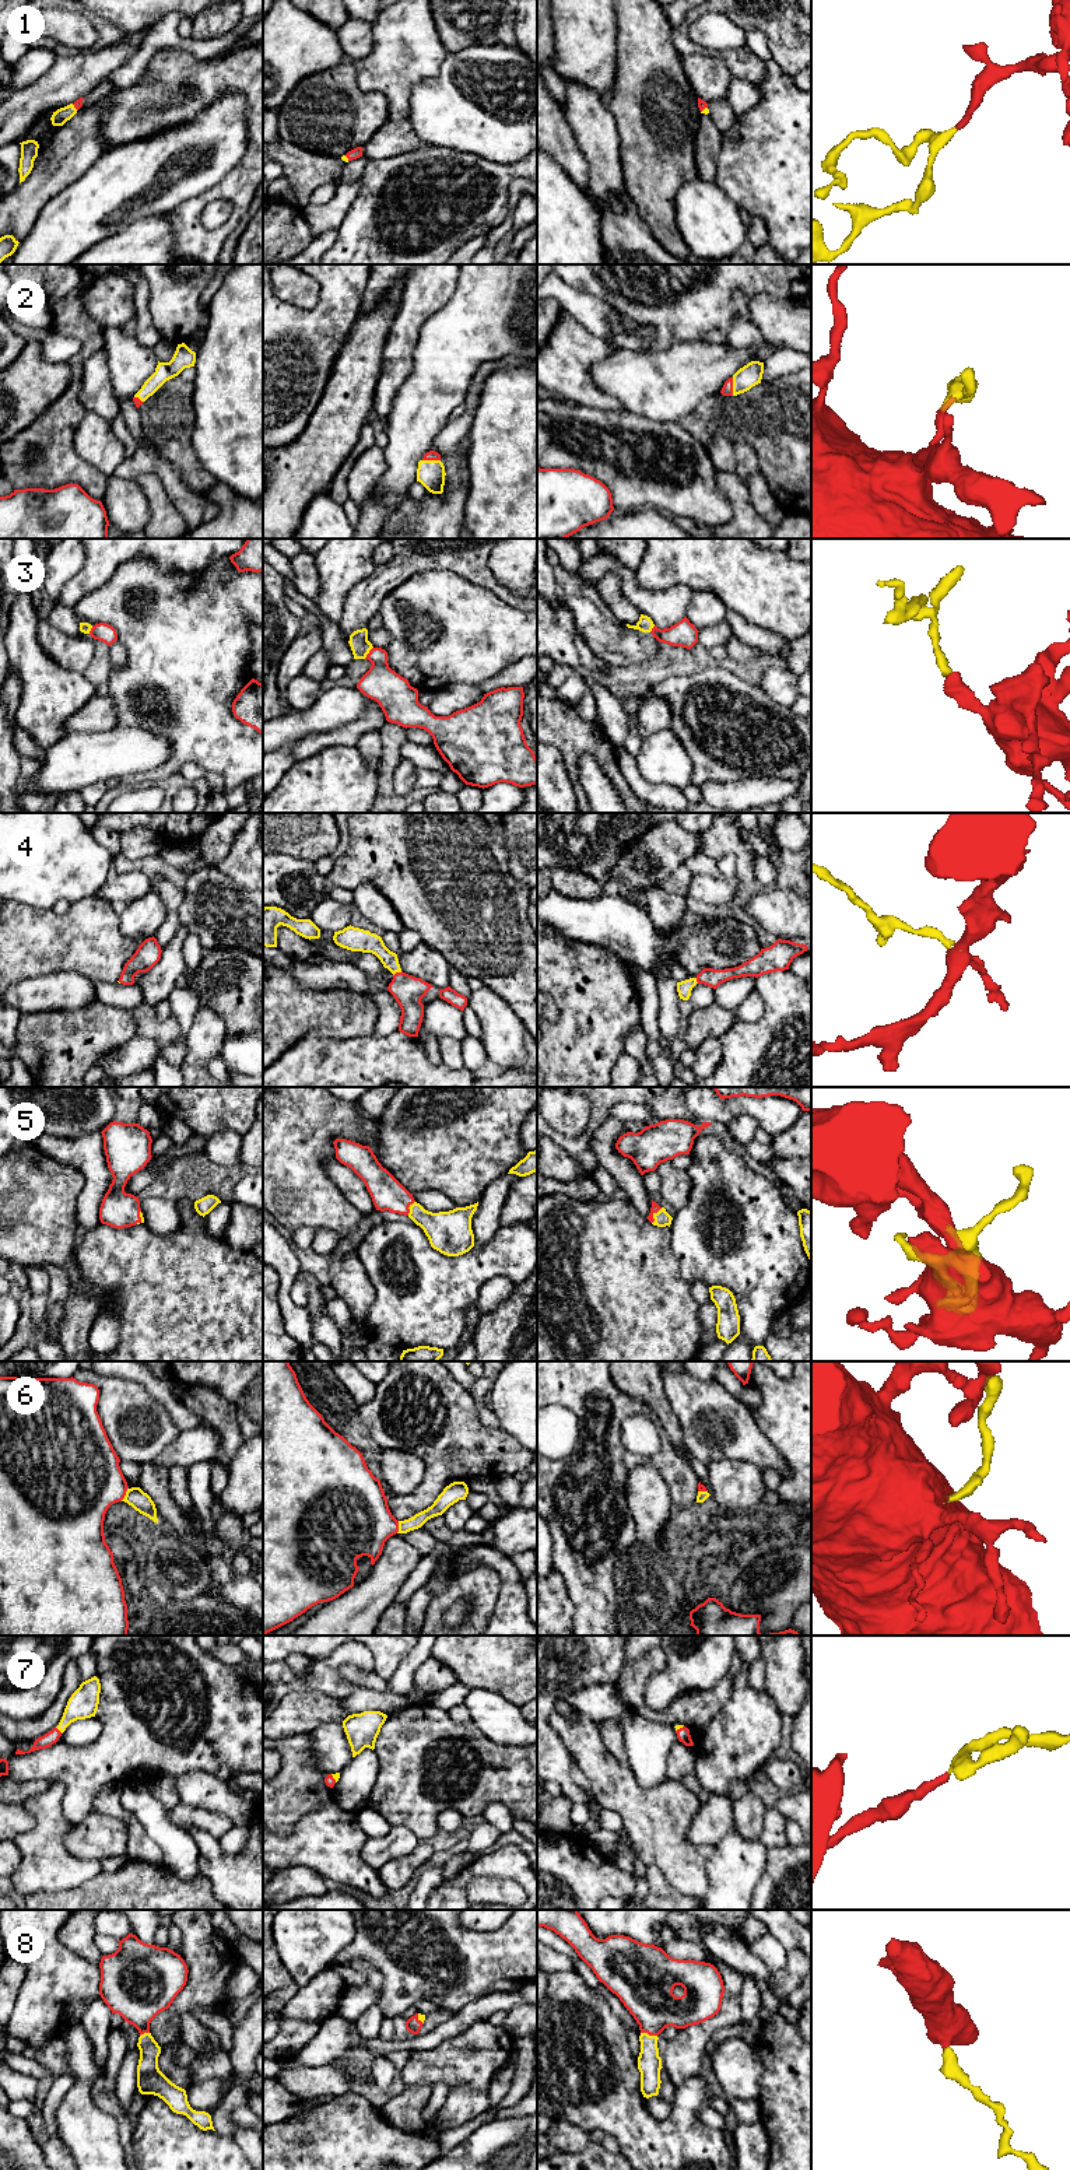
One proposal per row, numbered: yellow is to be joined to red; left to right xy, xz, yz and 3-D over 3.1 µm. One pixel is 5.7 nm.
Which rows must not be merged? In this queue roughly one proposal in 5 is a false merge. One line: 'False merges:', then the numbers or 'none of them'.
False merges: none of them

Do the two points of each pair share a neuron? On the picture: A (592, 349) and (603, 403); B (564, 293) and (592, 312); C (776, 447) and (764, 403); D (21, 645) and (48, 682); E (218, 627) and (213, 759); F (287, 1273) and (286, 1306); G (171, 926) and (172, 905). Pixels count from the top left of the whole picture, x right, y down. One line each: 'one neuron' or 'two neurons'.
A: one neuron
B: one neuron
C: one neuron
D: one neuron
E: one neuron
F: one neuron
G: one neuron

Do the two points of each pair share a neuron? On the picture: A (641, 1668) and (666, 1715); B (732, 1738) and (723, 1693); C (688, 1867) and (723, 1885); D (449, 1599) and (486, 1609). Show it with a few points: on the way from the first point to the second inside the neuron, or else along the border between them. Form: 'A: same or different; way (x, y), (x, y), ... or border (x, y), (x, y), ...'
A: same; way (637, 1683), (637, 1702), (651, 1714)
B: different; border (737, 1669), (729, 1697), (705, 1727)
C: different; border (707, 1860), (707, 1892), (704, 1895)
D: same; way (459, 1591), (472, 1591), (480, 1599)

